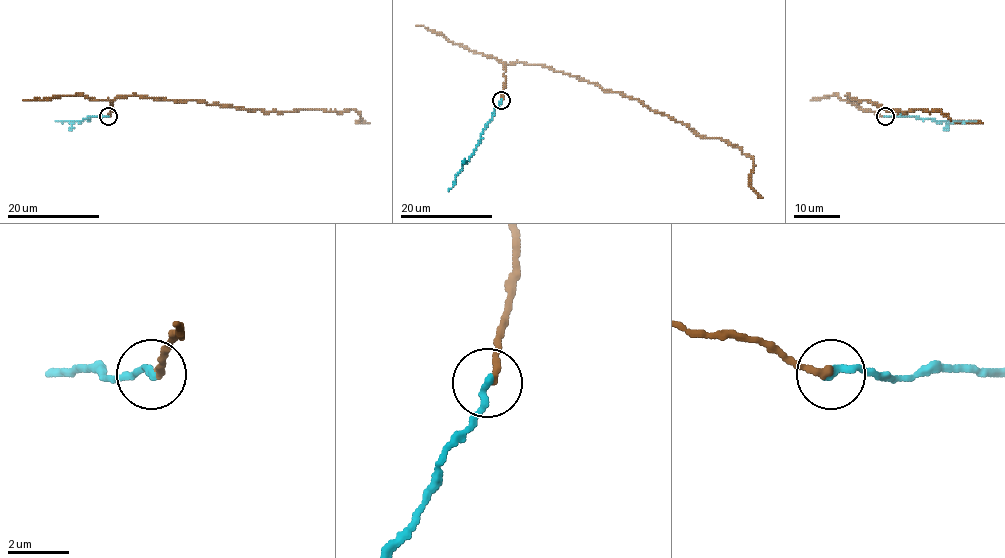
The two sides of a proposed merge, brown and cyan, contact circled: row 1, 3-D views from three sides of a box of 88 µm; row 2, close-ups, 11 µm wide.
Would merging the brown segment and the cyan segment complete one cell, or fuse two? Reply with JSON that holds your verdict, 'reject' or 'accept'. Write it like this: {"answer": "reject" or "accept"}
{"answer": "accept"}

